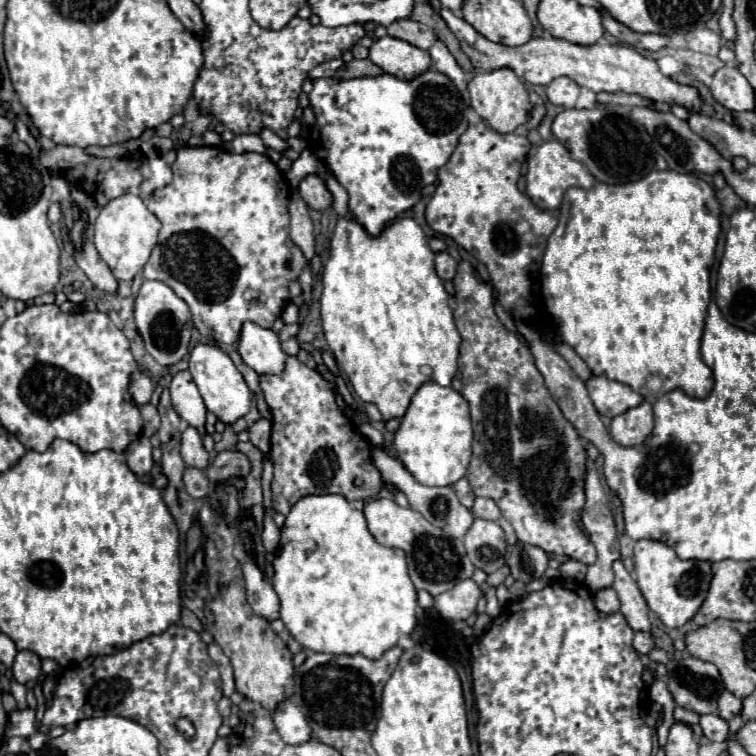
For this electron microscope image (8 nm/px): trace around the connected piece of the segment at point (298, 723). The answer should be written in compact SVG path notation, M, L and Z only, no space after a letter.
M285 699L277 705L273 713L273 723L277 727L277 733L281 739L289 745L299 745L311 739L311 729L307 725L307 717L301 713L301 709L291 701Z

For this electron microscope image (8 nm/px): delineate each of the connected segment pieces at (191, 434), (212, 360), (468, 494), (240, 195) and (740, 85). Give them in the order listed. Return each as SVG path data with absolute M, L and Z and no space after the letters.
M187 427L183 431L183 441L181 441L181 457L187 467L197 467L205 469L209 465L209 455L203 447L201 435L197 433L195 427Z
M195 345L189 353L189 373L205 401L205 407L217 415L219 421L225 425L235 423L239 417L245 417L249 413L251 405L251 391L243 379L243 375L235 369L233 361L227 353L223 353L217 345Z
M459 479L453 487L455 487L455 493L457 493L461 505L467 507L467 509L471 509L471 507L473 507L473 501L475 501L475 495L473 495L473 491L471 491L467 479Z
M181 147L177 151L177 159L173 163L173 181L151 193L151 197L145 199L147 209L161 221L161 231L159 231L159 239L157 245L151 253L151 259L147 261L145 269L143 269L143 277L145 279L157 279L165 285L169 285L191 309L193 315L193 325L197 327L197 331L207 337L207 339L215 339L217 343L235 343L239 339L239 331L241 331L241 323L243 321L253 321L259 323L261 327L271 327L273 321L279 317L279 313L283 311L283 307L289 301L289 281L297 279L303 265L305 265L305 257L301 253L301 249L289 239L289 213L287 213L287 205L289 205L289 185L285 181L285 177L277 171L277 167L273 165L273 161L267 155L259 155L259 153L247 153L247 155L227 155L227 151L223 151L223 147Z
M721 67L709 85L711 95L729 111L751 111L755 107L755 93L747 79L735 67Z

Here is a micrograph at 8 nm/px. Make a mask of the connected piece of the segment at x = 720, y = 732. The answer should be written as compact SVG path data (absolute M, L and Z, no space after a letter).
M701 715L699 717L699 725L703 729L703 735L709 739L709 741L719 741L723 743L729 735L729 725L727 721L719 719L719 715Z

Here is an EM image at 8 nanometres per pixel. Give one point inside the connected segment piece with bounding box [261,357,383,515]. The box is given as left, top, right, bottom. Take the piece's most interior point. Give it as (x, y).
(309, 433)

